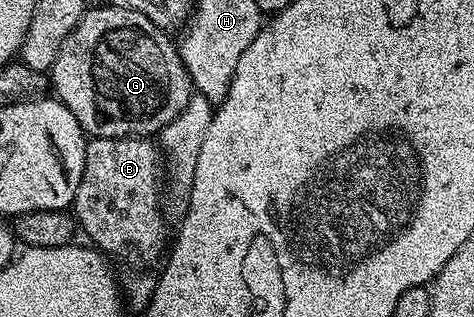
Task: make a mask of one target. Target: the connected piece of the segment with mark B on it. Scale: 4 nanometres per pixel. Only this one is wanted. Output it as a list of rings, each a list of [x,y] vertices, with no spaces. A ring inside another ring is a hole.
[[[89,139],[82,182],[78,182],[74,201],[79,231],[83,235],[85,232],[93,240],[89,241],[109,257],[133,256],[140,264],[159,265],[170,244],[168,224],[160,213],[160,190],[162,194],[162,152],[155,139]]]

